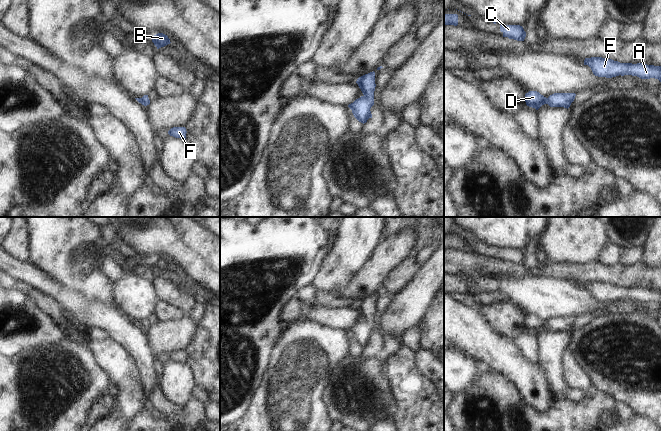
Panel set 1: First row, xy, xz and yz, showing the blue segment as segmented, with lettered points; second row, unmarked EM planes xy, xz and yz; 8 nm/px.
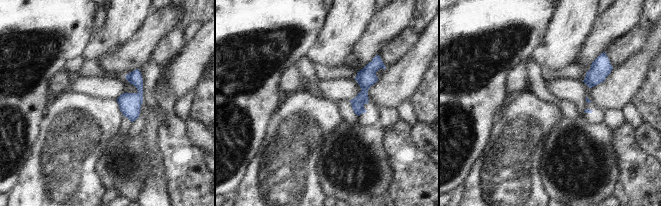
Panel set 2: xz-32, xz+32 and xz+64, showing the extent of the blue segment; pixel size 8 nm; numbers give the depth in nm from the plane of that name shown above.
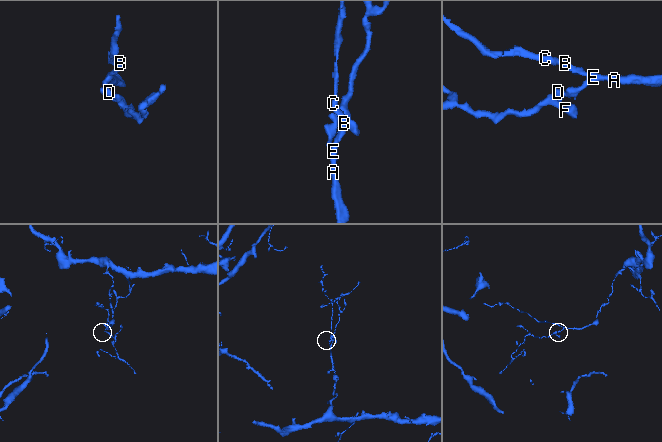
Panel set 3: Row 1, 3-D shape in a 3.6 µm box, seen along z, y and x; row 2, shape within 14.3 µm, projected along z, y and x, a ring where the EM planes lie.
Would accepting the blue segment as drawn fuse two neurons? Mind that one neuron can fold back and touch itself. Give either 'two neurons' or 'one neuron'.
one neuron

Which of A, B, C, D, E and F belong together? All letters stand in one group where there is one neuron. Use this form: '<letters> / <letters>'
A B C D E F

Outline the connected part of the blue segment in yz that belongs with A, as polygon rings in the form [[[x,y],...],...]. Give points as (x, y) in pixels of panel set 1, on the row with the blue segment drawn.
[[[602,57],[585,58],[584,65],[588,65],[593,74],[598,77],[612,78],[619,75],[632,75],[641,79],[655,78],[661,82],[661,66],[620,63]]]

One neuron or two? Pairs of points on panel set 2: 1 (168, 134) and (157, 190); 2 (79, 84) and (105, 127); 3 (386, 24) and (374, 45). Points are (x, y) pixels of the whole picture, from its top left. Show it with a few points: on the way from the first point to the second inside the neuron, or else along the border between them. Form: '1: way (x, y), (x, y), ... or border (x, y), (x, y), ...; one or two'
1: border (156, 142), (161, 156), (164, 181), (168, 188); two
2: border (67, 91), (108, 99); two
3: way (381, 29), (374, 40); one

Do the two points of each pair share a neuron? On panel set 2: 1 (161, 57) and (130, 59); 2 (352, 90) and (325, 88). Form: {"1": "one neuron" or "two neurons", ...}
{"1": "two neurons", "2": "one neuron"}

